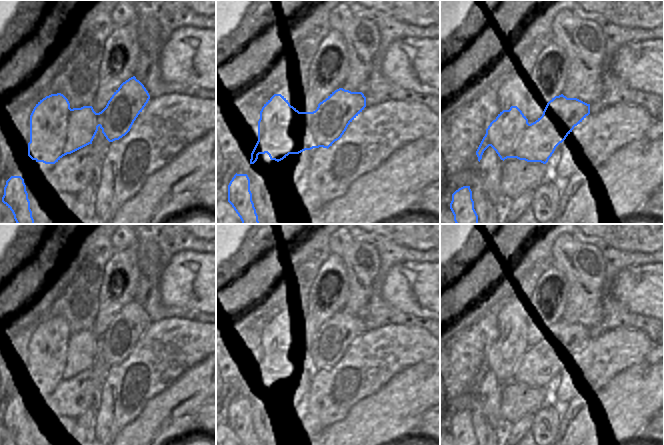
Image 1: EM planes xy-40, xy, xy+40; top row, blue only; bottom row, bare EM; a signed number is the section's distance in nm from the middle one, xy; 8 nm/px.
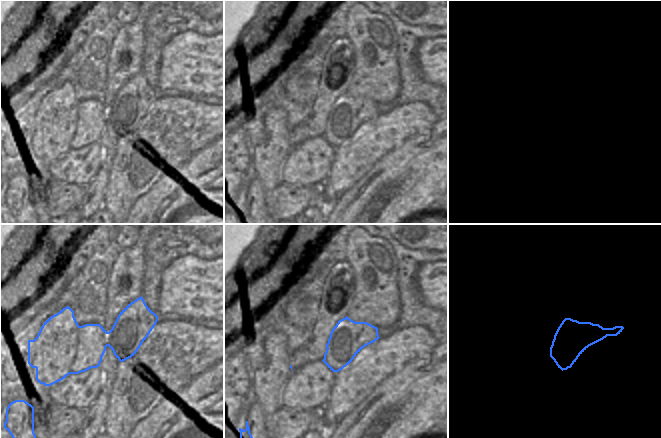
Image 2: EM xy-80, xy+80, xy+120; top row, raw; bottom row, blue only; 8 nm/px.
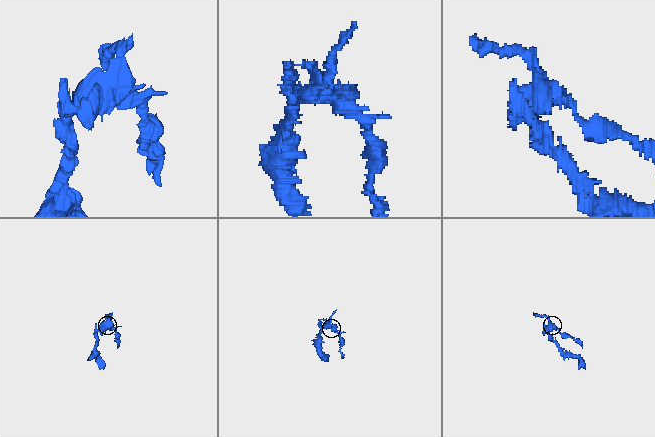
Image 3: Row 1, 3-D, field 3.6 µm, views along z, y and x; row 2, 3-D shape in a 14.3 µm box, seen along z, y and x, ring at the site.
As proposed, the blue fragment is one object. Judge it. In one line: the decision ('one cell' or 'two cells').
two cells

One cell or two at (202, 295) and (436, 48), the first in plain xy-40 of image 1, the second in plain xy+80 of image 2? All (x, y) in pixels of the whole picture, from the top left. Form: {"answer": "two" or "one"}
{"answer": "one"}

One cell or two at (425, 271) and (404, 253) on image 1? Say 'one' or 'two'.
two

